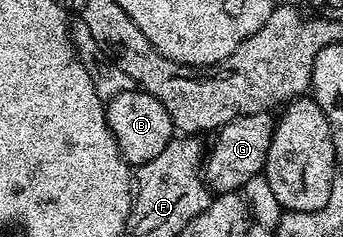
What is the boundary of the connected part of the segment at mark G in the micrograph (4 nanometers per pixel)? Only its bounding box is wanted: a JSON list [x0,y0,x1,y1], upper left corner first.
[203,111,276,192]

